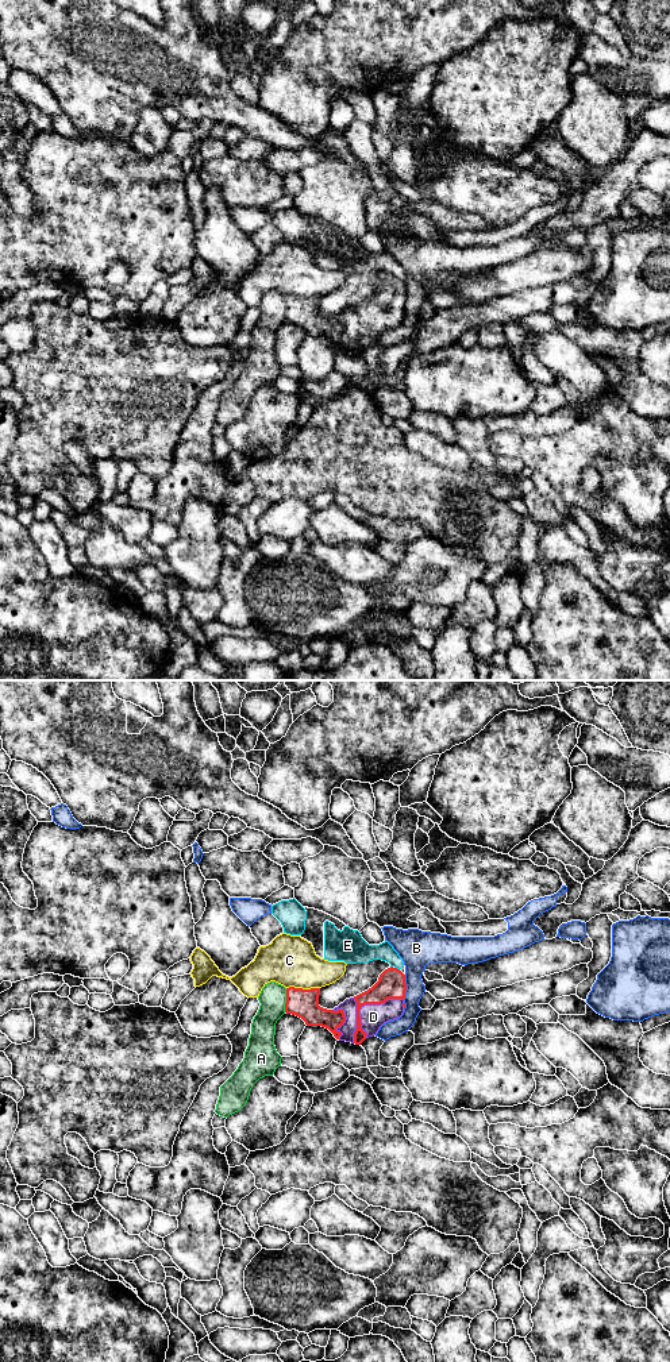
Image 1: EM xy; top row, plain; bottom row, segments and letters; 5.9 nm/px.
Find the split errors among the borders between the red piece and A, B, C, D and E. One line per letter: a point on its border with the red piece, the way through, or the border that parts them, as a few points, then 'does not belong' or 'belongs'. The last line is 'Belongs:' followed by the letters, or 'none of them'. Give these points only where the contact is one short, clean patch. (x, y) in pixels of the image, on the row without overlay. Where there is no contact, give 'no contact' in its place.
A: xy (287, 309) | does not belong
B: xy (405, 296) | does not belong
C: xy (301, 297) | along xy (287, 296), (319, 297) | does not belong
D: xy (364, 313) | belongs
E: xy (396, 277) | does not belong
Belongs: D

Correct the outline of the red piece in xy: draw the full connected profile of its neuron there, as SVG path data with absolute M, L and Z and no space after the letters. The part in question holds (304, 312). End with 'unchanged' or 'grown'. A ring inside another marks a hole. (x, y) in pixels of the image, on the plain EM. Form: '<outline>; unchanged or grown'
M385 278L367 300L346 308L334 319L319 315L320 297L286 297L285 321L301 327L307 335L328 337L339 350L361 354L380 336L400 327L405 317L405 283Z; grown

